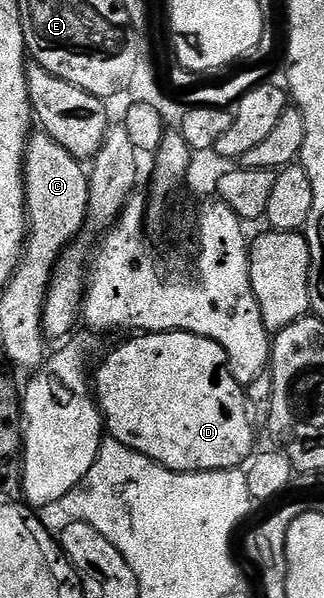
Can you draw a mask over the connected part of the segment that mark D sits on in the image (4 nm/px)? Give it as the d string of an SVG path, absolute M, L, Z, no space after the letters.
M147 332L126 340L129 340L126 344L121 344L114 352L106 354L105 361L98 368L96 365L91 376L93 391L97 397L97 407L101 410L108 435L114 440L123 442L123 446L151 458L156 464L162 464L172 472L218 472L224 468L241 468L255 452L255 447L253 448L255 424L251 419L246 389L233 377L223 346L190 332Z

